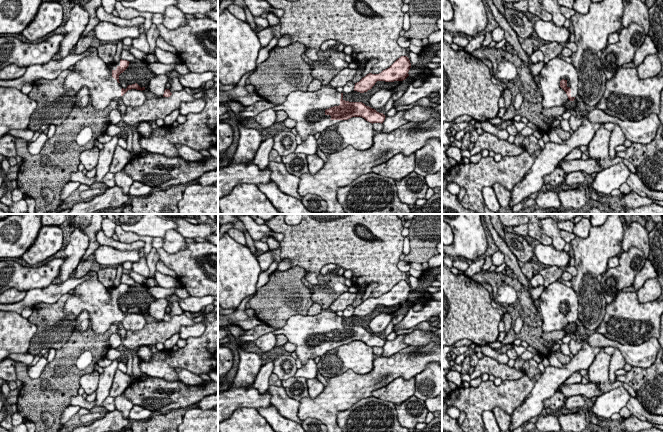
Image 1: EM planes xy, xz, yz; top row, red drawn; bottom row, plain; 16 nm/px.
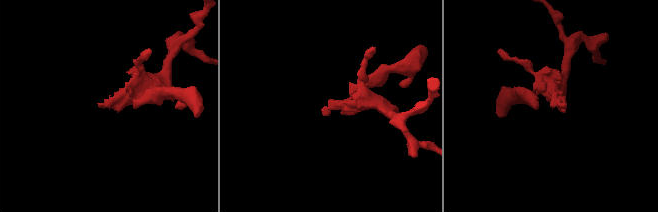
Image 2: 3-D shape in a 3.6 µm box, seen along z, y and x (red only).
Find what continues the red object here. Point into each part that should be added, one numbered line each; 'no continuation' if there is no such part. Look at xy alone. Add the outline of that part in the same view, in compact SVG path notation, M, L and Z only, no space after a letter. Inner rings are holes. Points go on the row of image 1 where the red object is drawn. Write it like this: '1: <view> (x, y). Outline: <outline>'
1: xy (91, 71). Outline: M89 47L90 55L81 59L74 65L72 72L66 77L64 87L78 93L82 87L86 86L89 91L89 103L97 110L105 109L112 100L121 98L121 85L112 77L112 71L120 66L120 61L115 63L105 63L97 53L97 48Z

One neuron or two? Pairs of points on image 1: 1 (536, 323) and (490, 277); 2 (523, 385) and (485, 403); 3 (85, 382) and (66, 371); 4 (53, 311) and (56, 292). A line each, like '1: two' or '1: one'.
1: one
2: one
3: two
4: two

